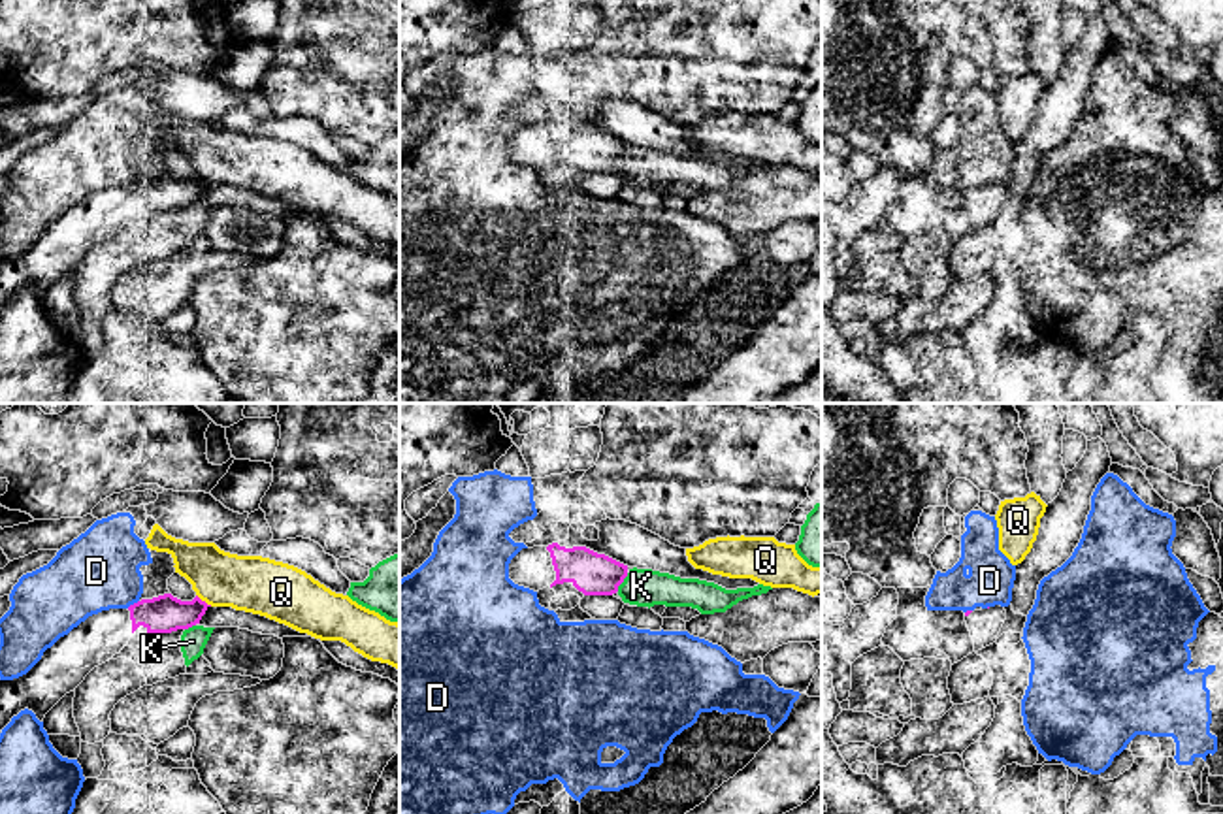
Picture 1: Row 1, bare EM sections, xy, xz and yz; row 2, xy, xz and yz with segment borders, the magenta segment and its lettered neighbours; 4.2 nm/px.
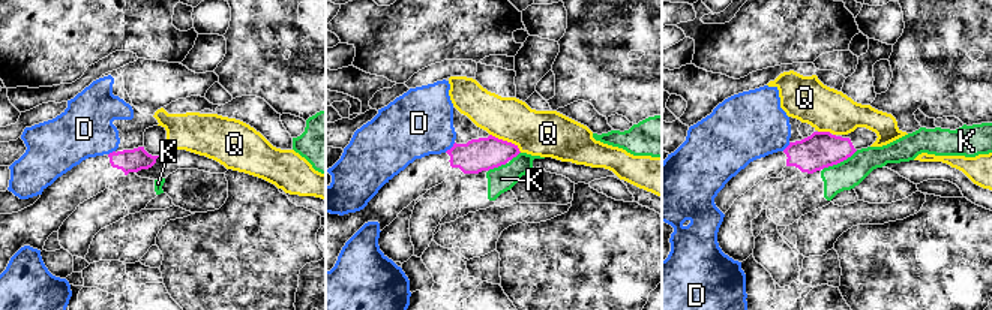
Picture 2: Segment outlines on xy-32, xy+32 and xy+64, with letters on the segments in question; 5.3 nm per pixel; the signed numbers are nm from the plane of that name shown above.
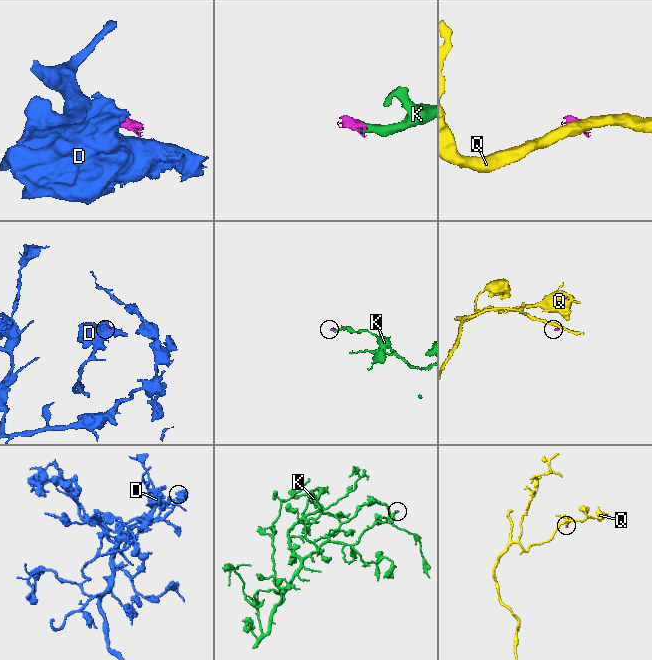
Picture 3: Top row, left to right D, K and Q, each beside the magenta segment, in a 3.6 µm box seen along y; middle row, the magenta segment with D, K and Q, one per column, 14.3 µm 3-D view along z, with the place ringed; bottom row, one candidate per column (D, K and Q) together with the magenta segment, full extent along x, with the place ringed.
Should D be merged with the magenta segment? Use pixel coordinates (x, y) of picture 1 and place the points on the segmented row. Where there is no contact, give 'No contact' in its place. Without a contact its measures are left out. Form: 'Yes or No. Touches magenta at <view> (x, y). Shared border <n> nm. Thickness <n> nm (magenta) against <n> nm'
No. Touches magenta at xy (134, 603). Shared border 70 nm. Thickness 160 nm (magenta) against 340 nm

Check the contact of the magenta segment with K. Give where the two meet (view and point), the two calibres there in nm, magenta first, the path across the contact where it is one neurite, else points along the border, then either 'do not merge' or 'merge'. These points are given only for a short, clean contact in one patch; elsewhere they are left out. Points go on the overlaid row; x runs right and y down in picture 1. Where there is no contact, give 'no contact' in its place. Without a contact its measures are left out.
contact xz (622, 581); calibres 180 and 160 nm; border xz (628, 573), (617, 590); do not merge

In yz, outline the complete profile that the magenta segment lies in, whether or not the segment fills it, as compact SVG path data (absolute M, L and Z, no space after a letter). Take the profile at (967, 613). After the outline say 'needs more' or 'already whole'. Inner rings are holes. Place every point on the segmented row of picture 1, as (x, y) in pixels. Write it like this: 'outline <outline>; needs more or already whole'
outline M1001 605L965 612L965 622L974 641L974 652L997 641L997 635L1004 620L1006 620L1006 610Z; needs more

